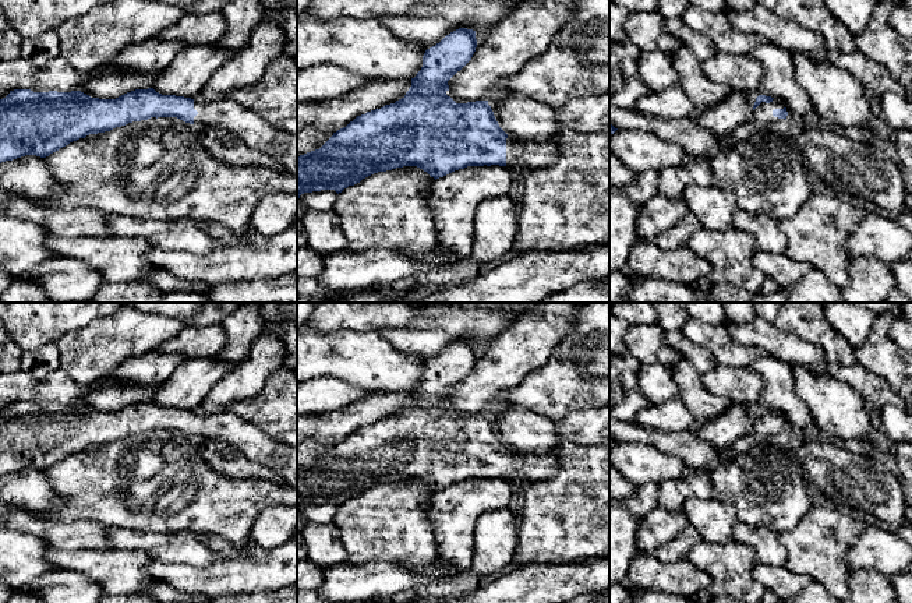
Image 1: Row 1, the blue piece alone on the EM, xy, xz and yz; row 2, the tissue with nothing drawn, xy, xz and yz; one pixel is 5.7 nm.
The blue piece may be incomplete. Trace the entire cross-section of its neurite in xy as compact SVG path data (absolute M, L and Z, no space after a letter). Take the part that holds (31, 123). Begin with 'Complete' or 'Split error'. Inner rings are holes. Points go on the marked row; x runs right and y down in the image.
Split error. M153 88L116 99L91 98L81 91L10 91L0 99L0 163L25 155L46 158L89 134L151 117L177 117L197 127L225 128L297 176L297 134L268 124L230 98L206 102L162 95Z

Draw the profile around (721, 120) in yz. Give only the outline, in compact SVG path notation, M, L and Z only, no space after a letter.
M731 91L725 100L697 114L697 126L713 135L729 137L738 127L752 120L753 106L759 95Z

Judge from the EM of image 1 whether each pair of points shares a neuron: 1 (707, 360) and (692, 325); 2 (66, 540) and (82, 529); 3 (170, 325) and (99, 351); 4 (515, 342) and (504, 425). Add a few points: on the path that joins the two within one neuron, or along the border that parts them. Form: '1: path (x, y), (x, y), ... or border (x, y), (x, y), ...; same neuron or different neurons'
1: border (679, 330), (693, 342), (703, 346), (717, 363); different neurons
2: path (70, 536), (78, 533); same neuron
3: path (152, 330), (126, 332), (117, 338); same neuron
4: border (494, 405), (487, 412); different neurons

